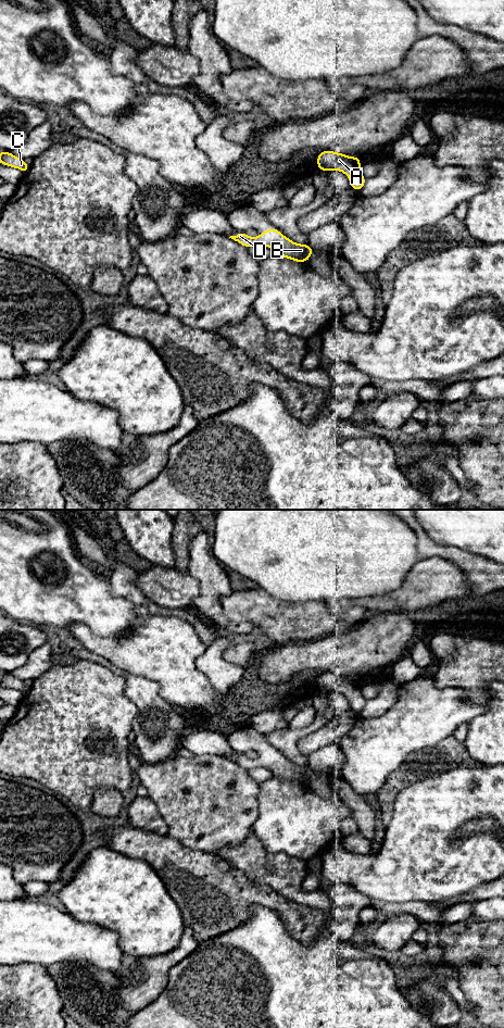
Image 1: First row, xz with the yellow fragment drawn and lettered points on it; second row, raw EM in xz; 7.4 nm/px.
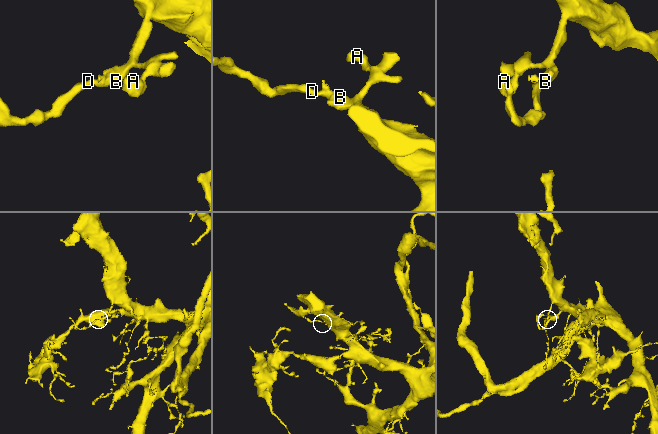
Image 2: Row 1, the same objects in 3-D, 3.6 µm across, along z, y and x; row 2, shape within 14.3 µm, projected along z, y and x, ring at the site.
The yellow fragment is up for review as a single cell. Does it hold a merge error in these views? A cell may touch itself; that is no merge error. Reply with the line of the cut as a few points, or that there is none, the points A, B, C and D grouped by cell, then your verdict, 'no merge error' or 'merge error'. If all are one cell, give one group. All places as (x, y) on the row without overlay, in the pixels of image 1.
cut none; groups A B C D; no merge error

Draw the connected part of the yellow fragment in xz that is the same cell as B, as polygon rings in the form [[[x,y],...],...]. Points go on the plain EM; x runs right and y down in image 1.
[[[276,749],[269,752],[264,752],[256,760],[248,757],[245,754],[237,753],[235,757],[229,760],[239,764],[245,769],[254,767],[266,767],[273,770],[274,775],[286,780],[294,781],[298,785],[308,783],[308,780],[314,775],[314,770],[307,765],[295,765],[285,756],[282,756]]]

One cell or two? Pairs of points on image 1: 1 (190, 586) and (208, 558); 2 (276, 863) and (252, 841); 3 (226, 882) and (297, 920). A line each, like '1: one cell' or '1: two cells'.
1: two cells
2: one cell
3: one cell

